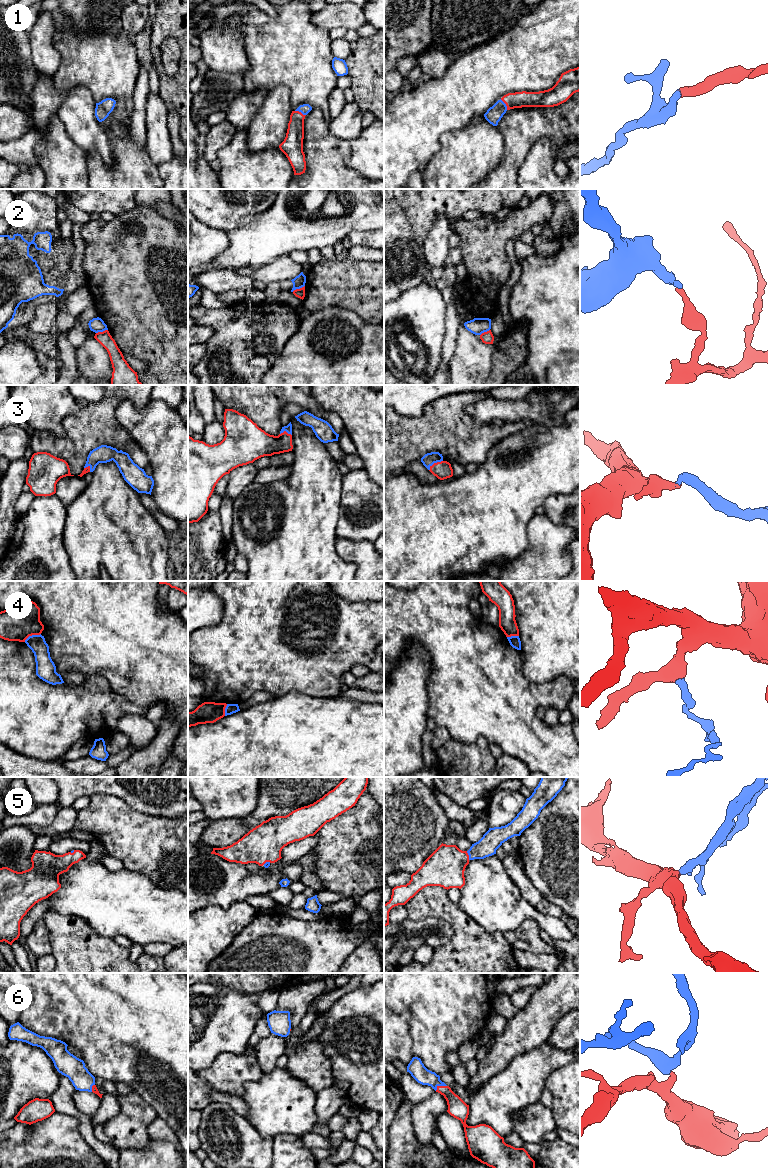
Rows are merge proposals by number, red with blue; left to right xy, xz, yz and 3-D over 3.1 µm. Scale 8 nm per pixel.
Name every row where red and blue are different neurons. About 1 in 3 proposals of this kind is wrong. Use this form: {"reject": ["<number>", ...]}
{"reject": ["2", "4"]}

